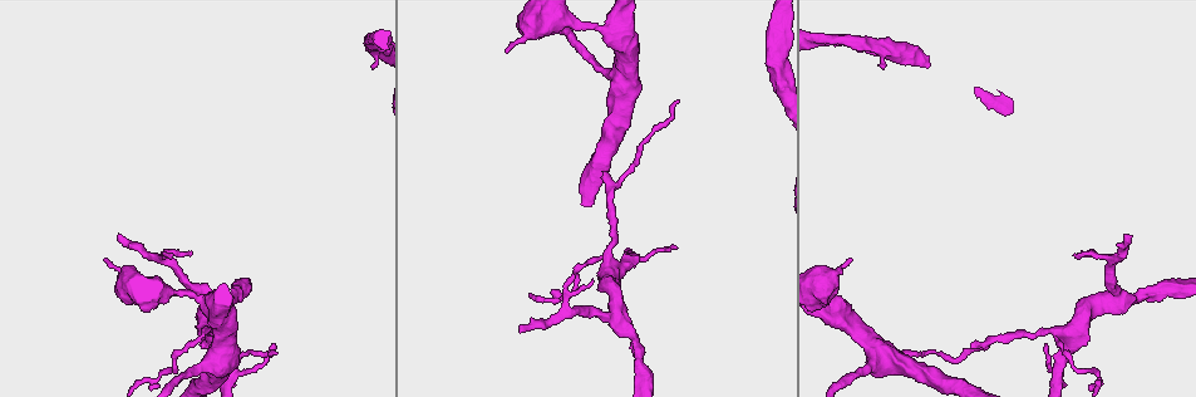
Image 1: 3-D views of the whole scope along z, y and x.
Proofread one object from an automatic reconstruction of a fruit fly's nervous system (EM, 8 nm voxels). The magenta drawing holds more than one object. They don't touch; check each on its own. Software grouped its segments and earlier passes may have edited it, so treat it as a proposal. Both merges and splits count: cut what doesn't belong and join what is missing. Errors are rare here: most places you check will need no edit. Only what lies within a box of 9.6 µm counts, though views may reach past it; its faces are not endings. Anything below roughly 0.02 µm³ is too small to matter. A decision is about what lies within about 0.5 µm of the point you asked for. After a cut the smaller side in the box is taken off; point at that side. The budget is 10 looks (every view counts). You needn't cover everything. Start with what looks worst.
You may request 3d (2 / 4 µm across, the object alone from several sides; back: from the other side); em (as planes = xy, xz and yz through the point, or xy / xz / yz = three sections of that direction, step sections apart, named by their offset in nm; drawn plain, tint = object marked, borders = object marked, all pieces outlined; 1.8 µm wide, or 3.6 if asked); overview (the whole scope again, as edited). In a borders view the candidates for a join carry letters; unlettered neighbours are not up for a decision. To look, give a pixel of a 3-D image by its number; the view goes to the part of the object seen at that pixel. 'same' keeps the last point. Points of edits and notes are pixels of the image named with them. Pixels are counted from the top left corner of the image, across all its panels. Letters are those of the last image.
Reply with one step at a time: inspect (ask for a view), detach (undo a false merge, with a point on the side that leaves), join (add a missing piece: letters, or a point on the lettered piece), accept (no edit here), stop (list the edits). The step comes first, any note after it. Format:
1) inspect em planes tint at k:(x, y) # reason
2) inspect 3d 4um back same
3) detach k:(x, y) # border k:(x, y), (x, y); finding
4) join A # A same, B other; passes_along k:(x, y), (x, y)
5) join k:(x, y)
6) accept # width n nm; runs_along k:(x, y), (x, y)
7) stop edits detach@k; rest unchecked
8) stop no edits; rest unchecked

inspect 3d 2um back at 1:(519, 332) # an open end

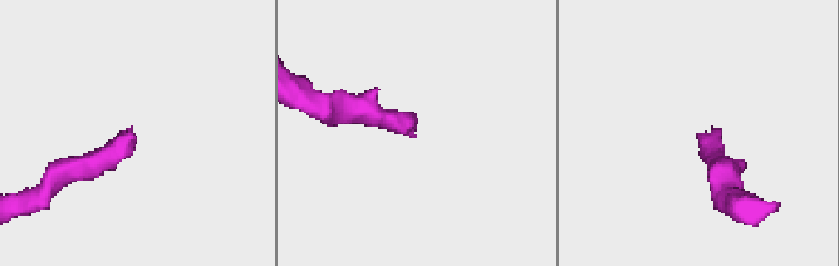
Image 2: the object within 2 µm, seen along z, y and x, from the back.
inspect em planes plain at 2:(130, 141)

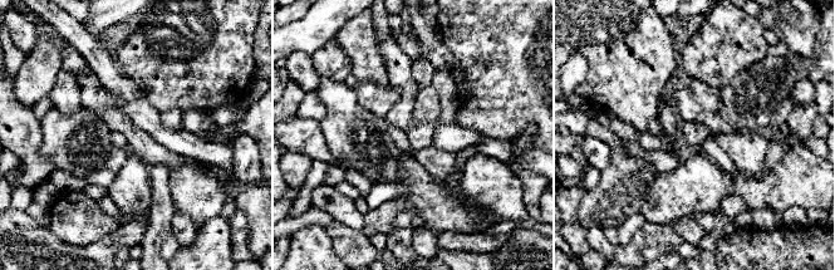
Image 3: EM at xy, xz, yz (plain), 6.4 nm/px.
inspect em planes borders same # see the neighbours

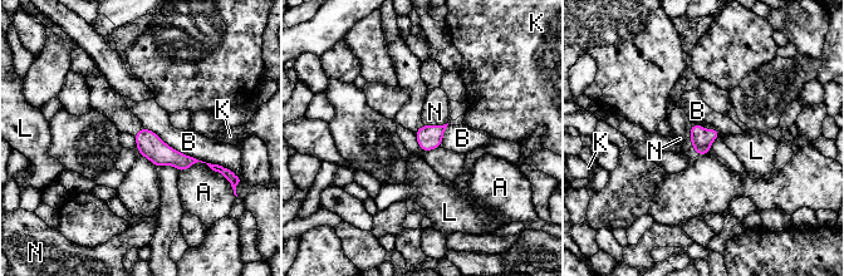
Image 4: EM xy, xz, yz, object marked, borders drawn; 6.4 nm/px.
accept # A other, B other, K other, L other, N other; border 4:(145, 127), (173, 148), (224, 167); none of them fits

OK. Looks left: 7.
inspect 3d 4um at 1:(275, 355) # free end

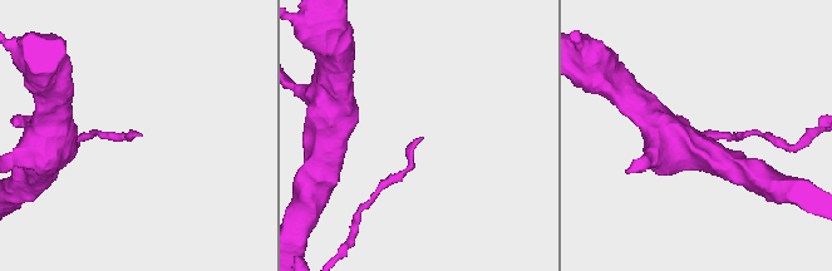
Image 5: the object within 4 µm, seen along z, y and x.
inspect em planes tint at 5:(704, 131) # shape alone is not enough

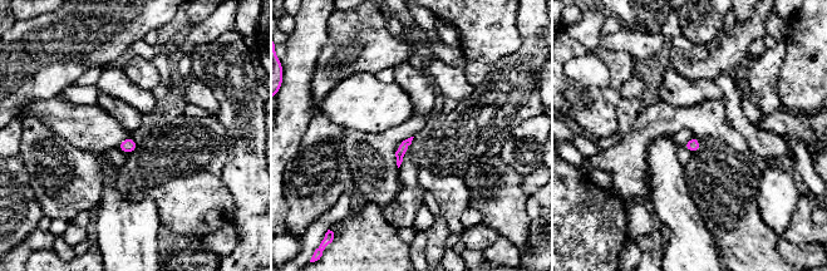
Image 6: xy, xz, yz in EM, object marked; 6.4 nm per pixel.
inspect em planes borders same

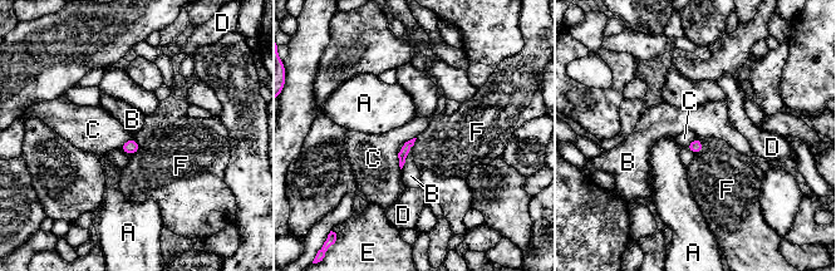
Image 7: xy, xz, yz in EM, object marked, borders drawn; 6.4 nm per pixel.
accept # A other, B other, C other, D other, E other, F other; border 7:(416, 137), (399, 148), (401, 170); none of them fits

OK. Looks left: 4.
inspect em yz step 4 borders at 1:(171, 258) # tapers out

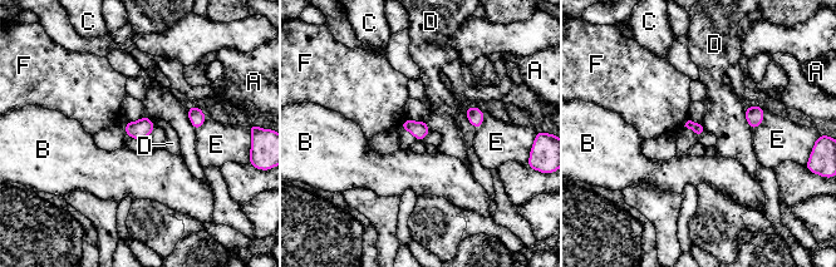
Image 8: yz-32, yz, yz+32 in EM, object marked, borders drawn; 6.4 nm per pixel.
inspect em planes borders same

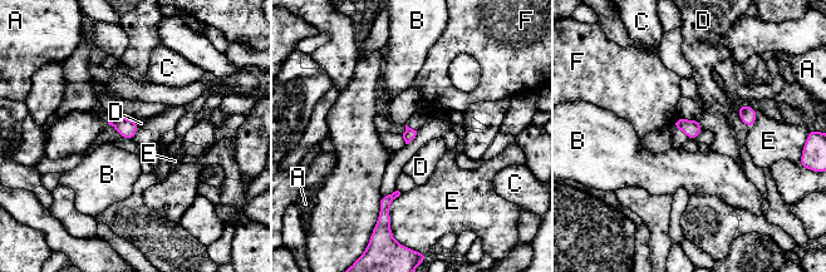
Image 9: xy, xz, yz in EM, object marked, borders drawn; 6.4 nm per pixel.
accept # A other, B other, C other, D other, E other, F other; border 9:(696, 118), (704, 129); none of them fits

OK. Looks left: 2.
stop no edits; rest unchecked

